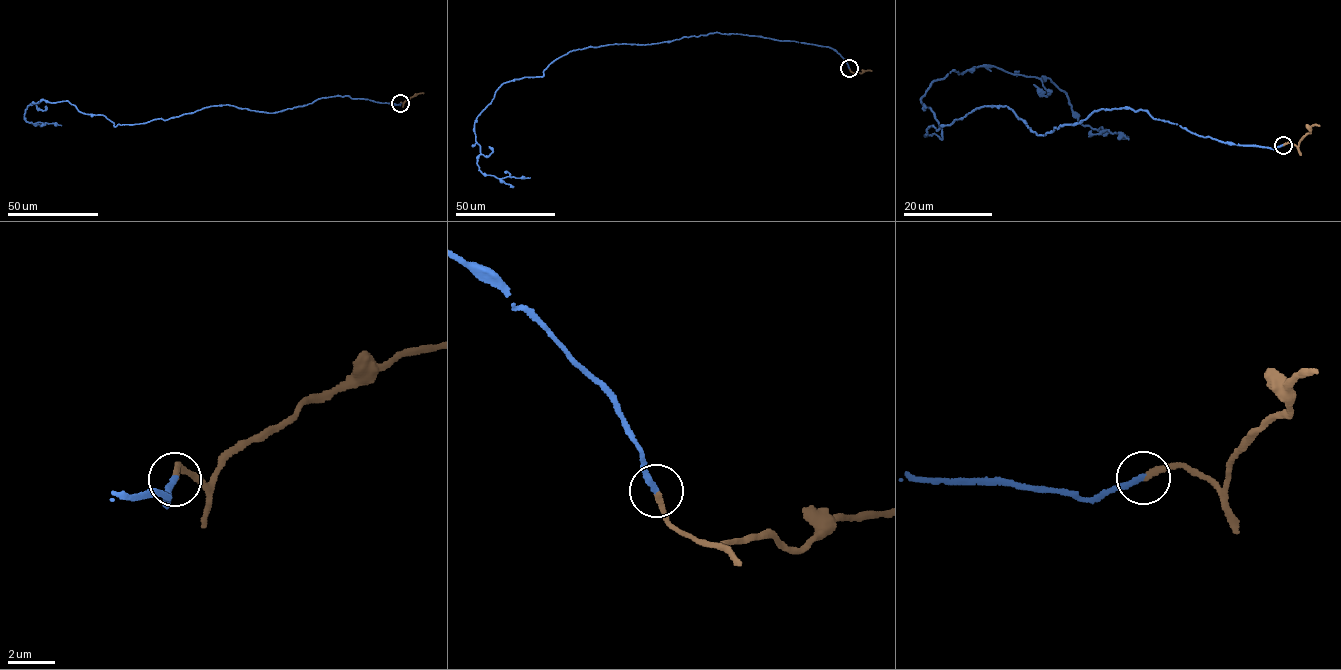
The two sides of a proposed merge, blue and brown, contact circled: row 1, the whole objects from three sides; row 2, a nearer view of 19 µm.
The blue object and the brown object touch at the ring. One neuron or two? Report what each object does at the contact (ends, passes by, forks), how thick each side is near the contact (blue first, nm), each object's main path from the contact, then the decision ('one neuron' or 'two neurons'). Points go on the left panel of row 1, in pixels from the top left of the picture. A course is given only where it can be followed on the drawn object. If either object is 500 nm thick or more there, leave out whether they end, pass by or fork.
blue ends | brown ends | 280/200 nm | blue via (400, 103), (329, 96), (268, 113), (221, 105), (115, 126), (68, 100), (27, 106), (26, 121), (61, 125) | brown via (400, 103), (423, 93) | one neuron

